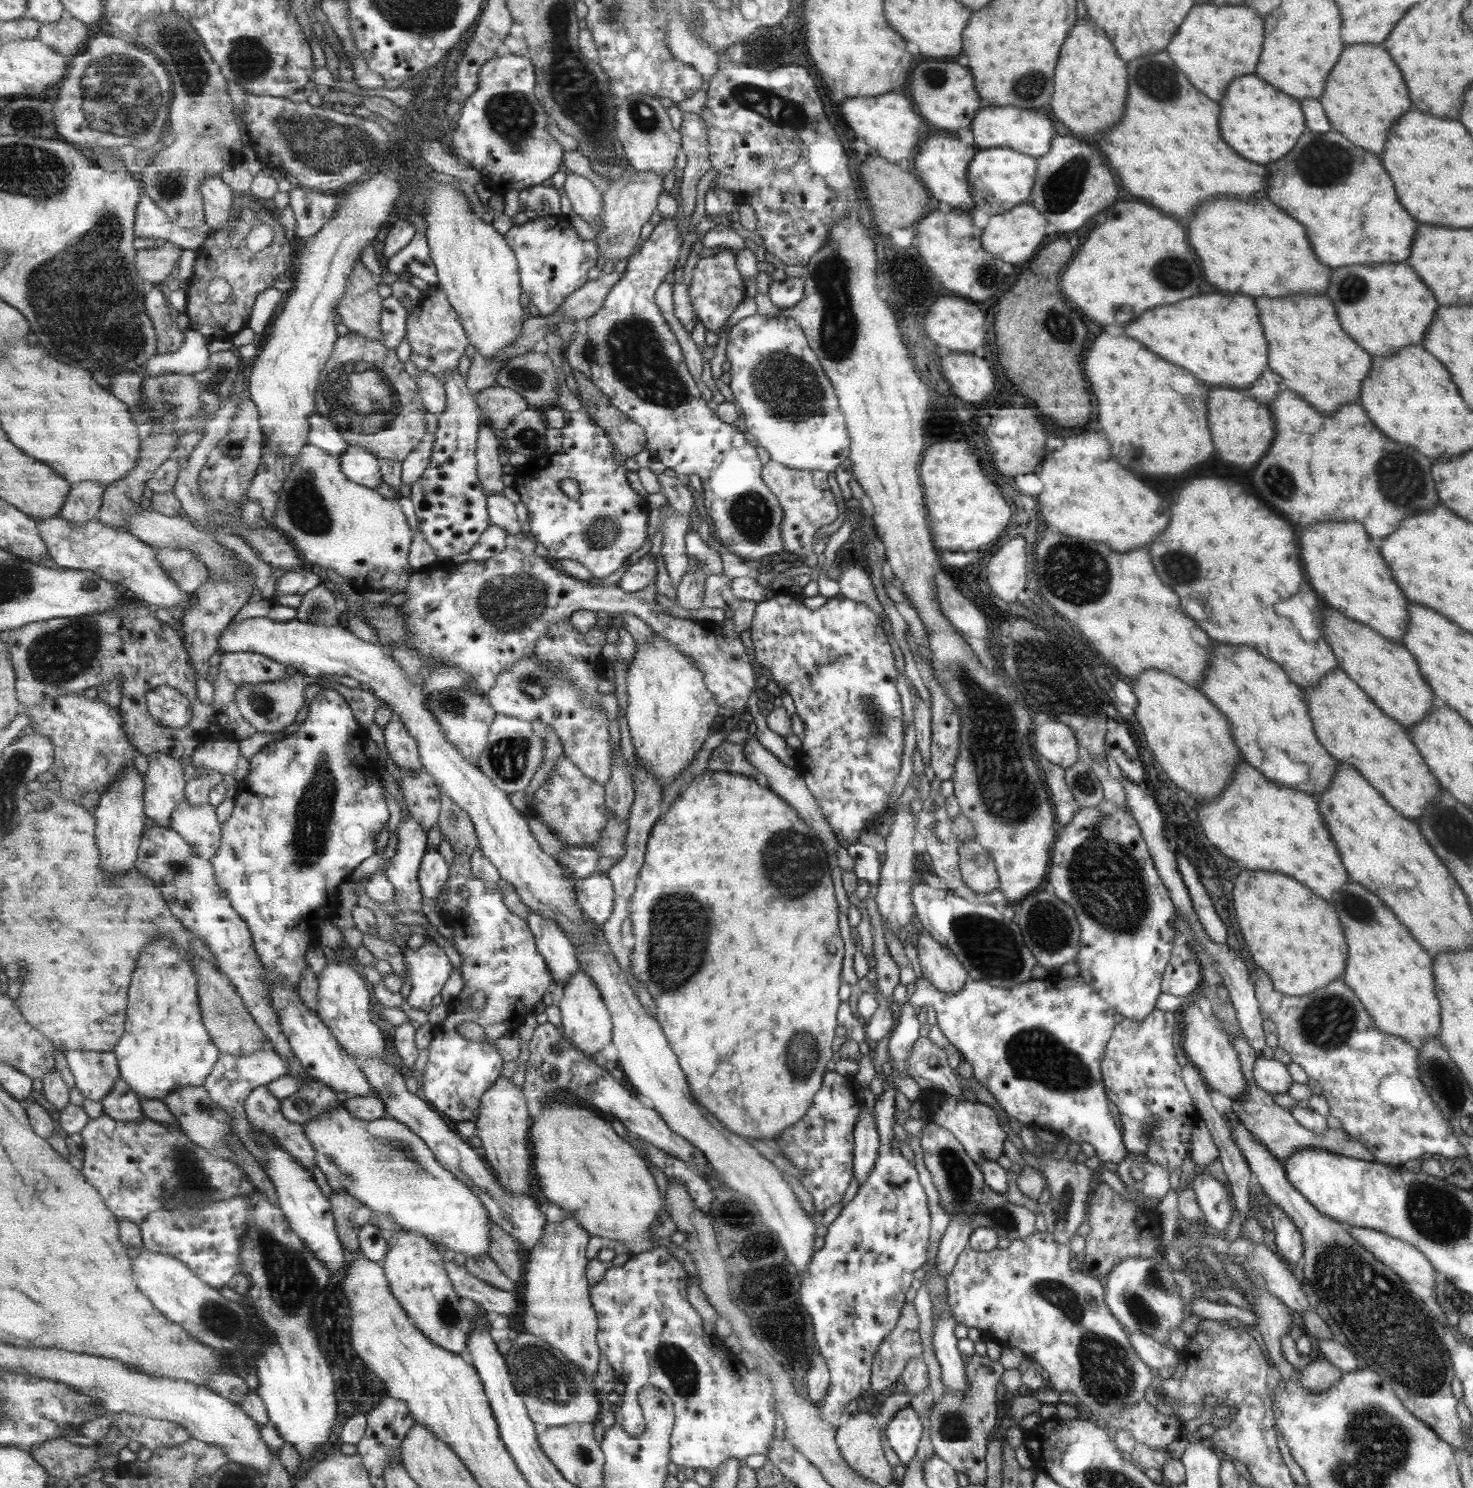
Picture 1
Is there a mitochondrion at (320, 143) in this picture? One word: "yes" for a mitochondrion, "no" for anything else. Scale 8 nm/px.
yes

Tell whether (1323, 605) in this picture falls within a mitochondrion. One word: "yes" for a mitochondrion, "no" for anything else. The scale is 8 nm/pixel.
no

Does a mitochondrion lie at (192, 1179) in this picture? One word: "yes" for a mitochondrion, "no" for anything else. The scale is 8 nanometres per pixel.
yes

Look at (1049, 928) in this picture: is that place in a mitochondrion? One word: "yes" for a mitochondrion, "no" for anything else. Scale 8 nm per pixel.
yes

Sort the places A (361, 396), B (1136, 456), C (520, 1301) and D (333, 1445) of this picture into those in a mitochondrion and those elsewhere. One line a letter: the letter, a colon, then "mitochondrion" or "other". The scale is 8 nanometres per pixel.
A: mitochondrion
B: mitochondrion
C: other
D: other

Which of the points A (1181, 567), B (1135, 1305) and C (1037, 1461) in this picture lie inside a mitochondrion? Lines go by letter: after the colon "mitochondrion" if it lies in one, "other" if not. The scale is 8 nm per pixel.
A: mitochondrion
B: mitochondrion
C: other

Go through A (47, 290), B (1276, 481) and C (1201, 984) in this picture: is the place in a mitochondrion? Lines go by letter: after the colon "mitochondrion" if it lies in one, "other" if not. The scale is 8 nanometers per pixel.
A: mitochondrion
B: mitochondrion
C: other

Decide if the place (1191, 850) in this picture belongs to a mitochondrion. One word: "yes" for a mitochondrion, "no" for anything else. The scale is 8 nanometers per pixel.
no

